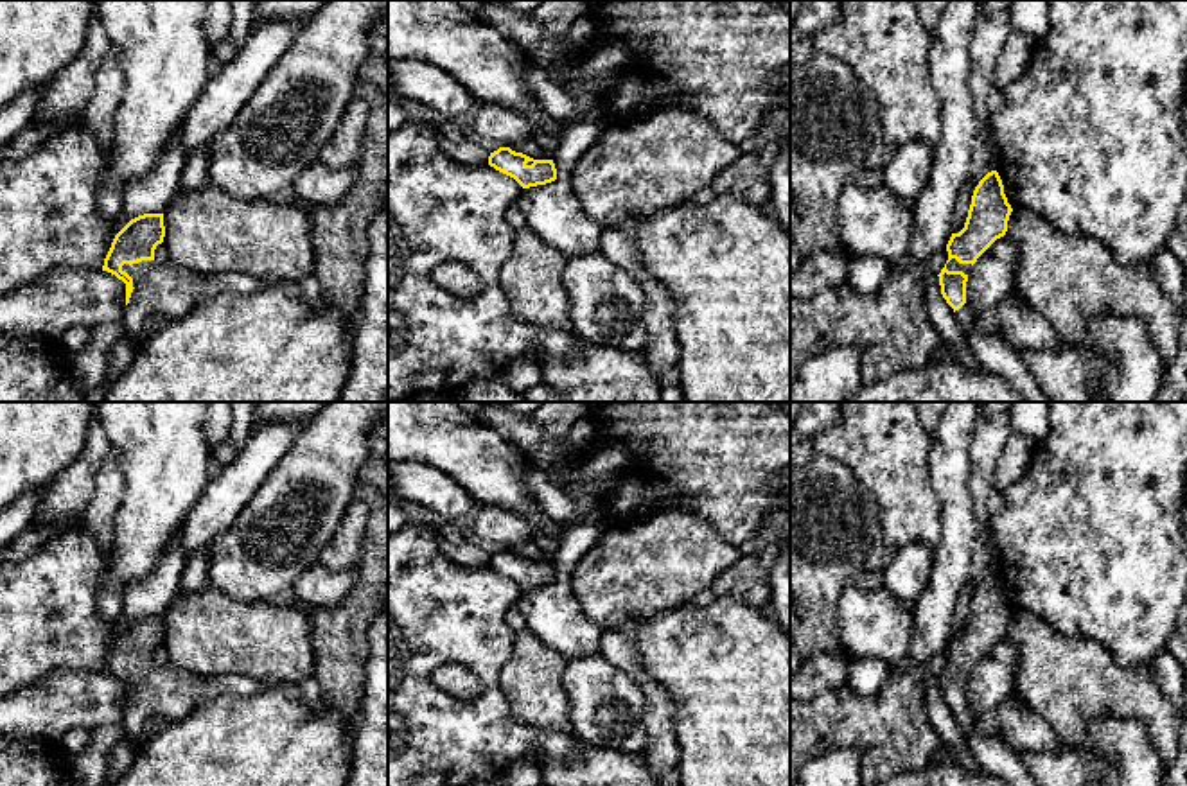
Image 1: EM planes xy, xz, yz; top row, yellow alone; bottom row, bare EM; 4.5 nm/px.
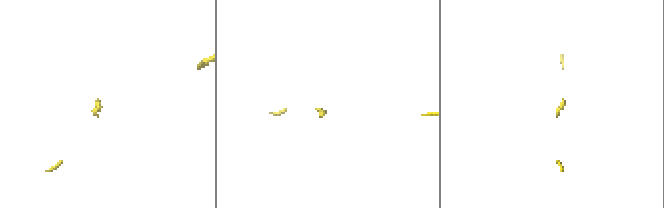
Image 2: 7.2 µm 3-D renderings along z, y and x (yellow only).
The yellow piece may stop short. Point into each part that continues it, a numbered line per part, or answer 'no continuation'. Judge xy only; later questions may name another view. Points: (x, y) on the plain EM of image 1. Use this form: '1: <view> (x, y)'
1: xy (162, 691)

